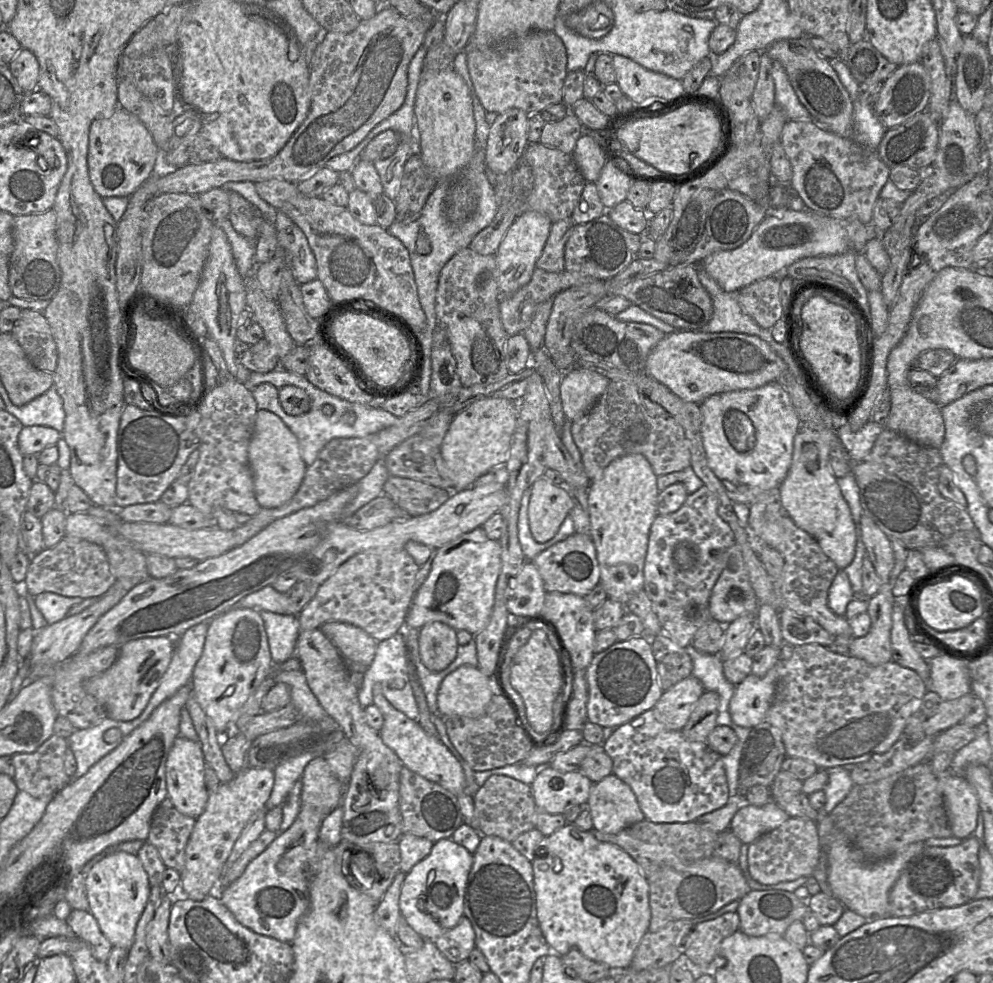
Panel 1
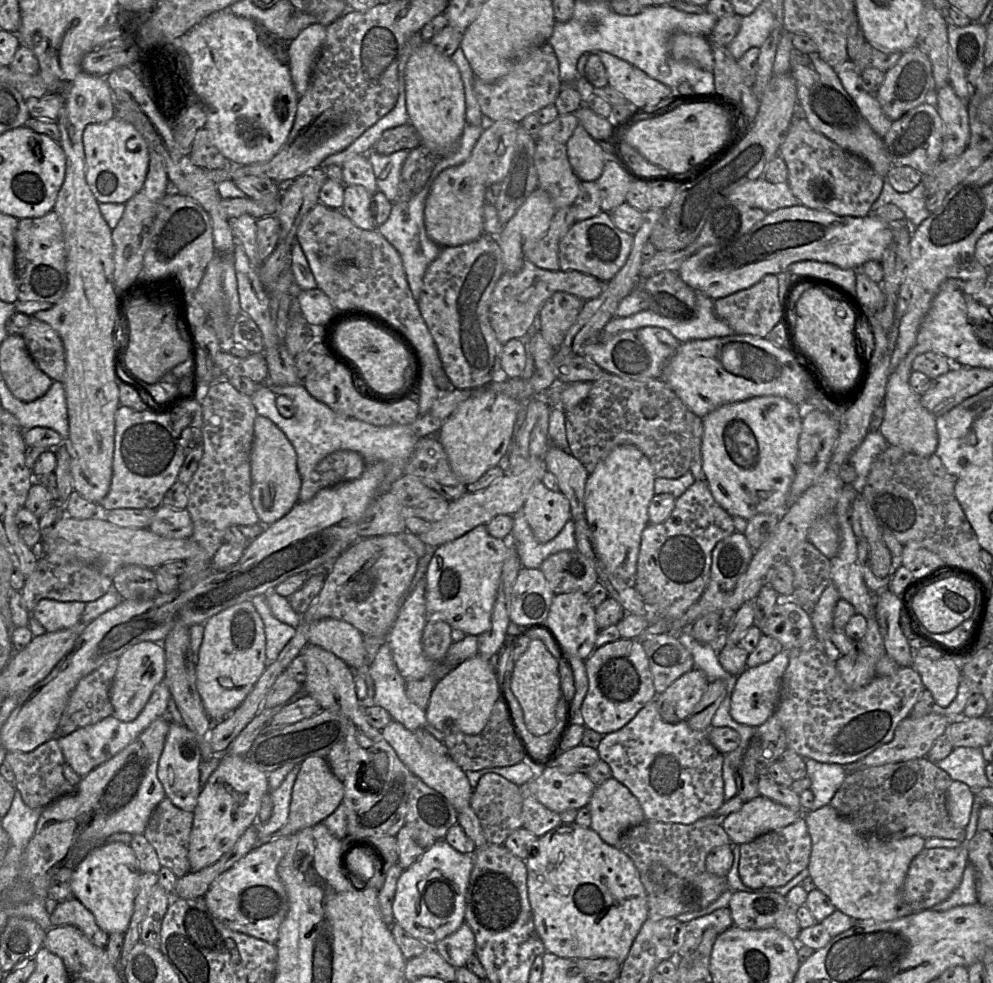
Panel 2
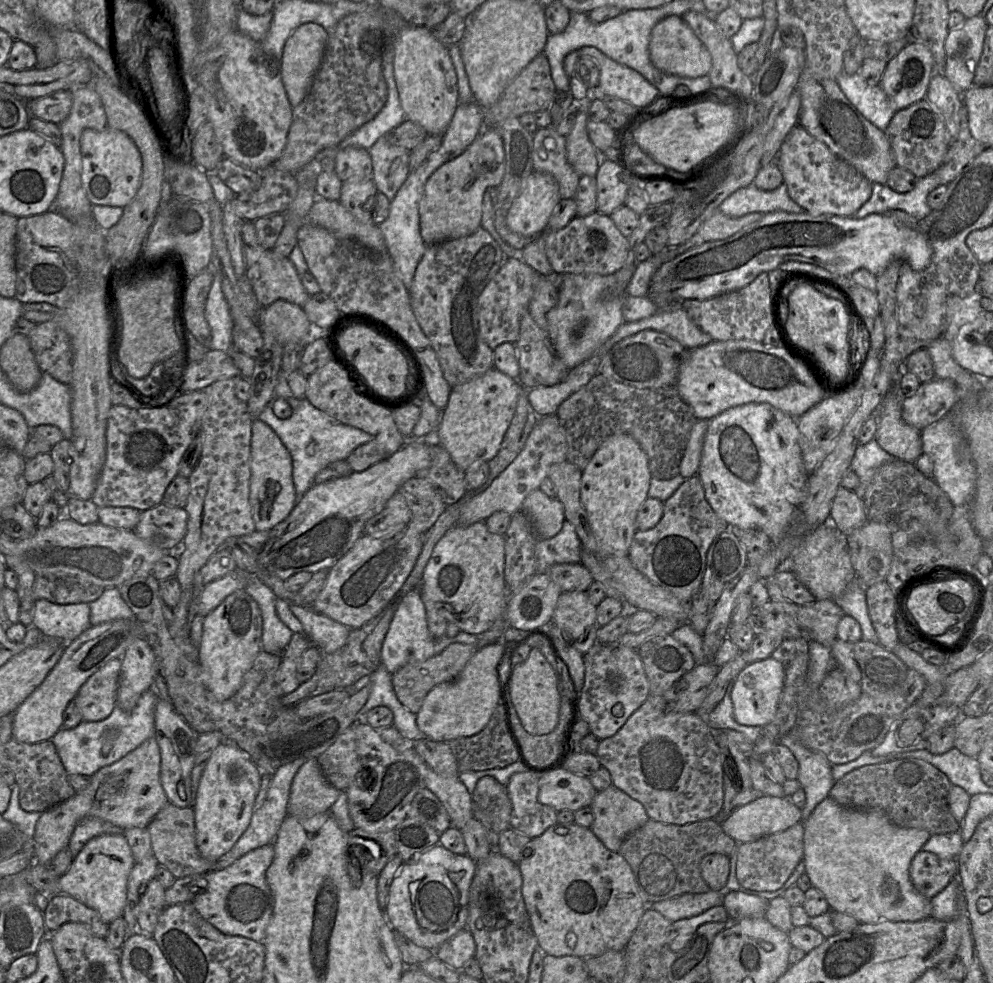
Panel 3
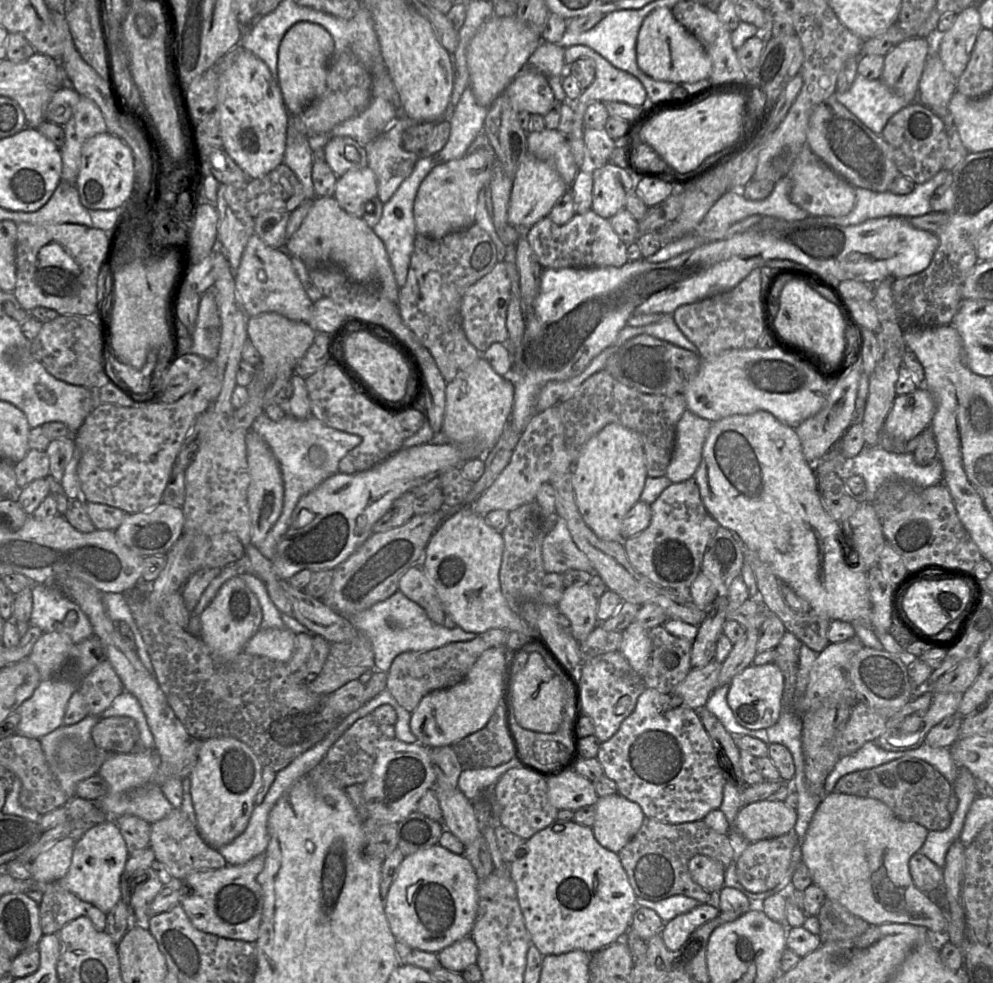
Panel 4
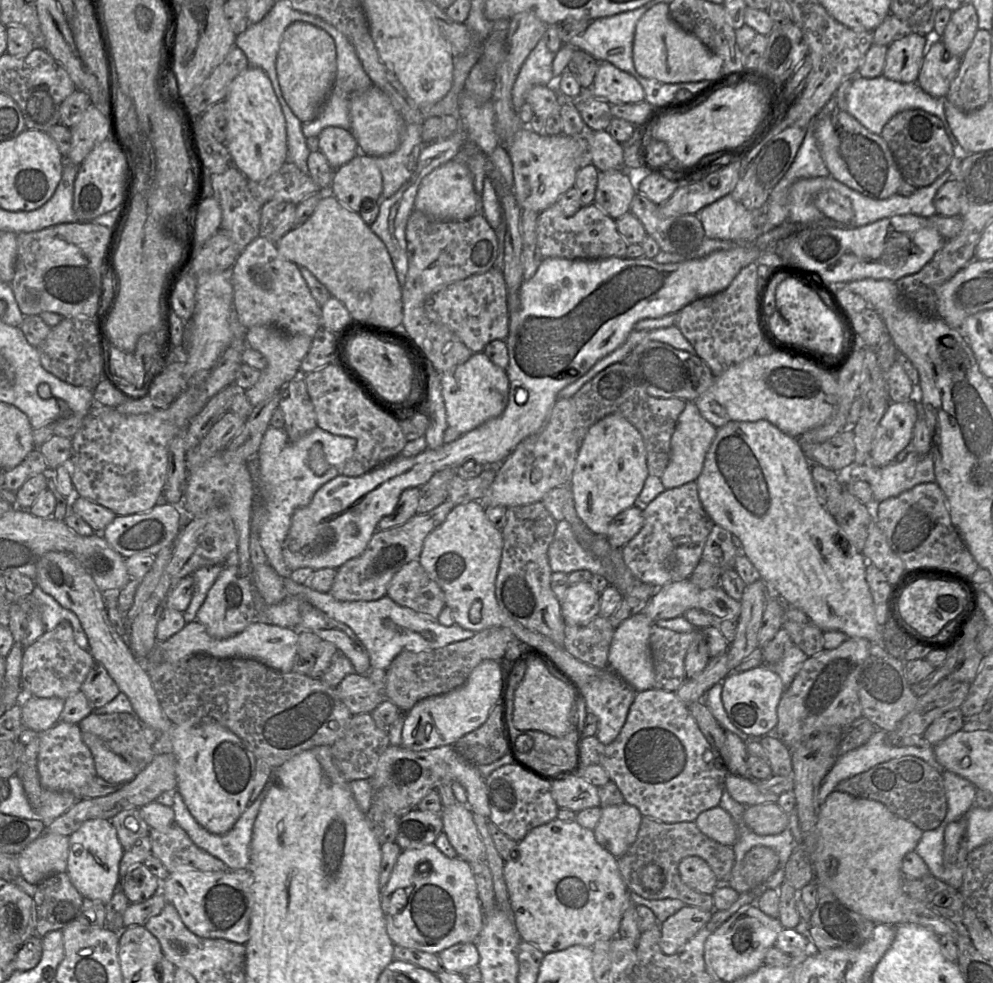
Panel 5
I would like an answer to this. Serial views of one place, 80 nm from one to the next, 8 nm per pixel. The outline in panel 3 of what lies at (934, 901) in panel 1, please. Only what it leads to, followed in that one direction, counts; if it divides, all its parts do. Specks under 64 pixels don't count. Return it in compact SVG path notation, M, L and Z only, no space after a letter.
M920 850L911 861L909 874L915 889L931 900L958 877L958 861Z

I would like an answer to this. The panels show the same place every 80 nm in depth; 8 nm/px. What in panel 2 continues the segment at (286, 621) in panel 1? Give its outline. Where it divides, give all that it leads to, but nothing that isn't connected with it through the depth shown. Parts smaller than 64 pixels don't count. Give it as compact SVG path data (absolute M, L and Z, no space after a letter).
M265 594L251 599L263 624L266 637L265 655L268 662L274 661L296 633L292 626L279 621L270 610Z

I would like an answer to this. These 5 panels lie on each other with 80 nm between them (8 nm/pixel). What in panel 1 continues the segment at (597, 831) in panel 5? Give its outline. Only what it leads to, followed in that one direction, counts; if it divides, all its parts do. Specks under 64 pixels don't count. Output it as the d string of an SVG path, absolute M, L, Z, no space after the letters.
M614 773L593 783L587 807L593 828L606 834L616 834L645 819L631 787Z

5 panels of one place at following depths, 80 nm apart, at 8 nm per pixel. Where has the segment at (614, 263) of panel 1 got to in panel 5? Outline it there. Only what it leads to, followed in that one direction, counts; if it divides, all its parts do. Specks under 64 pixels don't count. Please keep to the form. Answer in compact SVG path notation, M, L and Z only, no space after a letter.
M555 203L538 214L536 231L542 258L568 260L625 258L628 247L618 232L615 220L594 203L581 207L570 217L566 217Z

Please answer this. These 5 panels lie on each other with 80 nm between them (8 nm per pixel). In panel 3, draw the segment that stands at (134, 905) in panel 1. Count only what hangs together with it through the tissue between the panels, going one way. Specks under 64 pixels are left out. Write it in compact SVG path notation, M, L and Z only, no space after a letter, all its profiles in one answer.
M124 834L94 837L74 857L68 871L59 877L58 892L69 895L95 910L101 920L109 925L123 916L128 877L135 863Z

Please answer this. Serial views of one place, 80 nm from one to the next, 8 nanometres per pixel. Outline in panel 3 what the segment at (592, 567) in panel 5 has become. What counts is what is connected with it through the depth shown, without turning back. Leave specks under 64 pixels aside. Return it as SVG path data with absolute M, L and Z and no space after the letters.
M564 521L560 532L552 538L538 538L535 544L536 573L547 573L554 564L580 563L582 545L575 527Z

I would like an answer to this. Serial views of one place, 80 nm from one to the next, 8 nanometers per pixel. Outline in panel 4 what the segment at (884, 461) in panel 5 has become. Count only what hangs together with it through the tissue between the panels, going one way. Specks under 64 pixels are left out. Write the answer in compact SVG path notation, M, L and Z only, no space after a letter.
M920 386L910 394L896 396L882 431L909 442L930 427L935 409L932 394Z

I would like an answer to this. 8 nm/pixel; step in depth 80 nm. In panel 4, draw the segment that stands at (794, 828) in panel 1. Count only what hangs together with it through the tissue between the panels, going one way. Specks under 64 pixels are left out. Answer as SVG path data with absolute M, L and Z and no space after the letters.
M791 830L776 838L750 843L737 862L740 884L753 893L776 887L790 866L798 842L802 840Z

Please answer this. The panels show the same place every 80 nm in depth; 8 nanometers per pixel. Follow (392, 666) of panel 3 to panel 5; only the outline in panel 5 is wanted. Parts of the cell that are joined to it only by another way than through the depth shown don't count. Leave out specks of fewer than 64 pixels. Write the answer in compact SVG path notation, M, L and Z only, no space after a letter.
M290 578L284 579L284 585L288 591L288 595L298 596L305 601L311 603L318 609L325 612L329 617L342 622L349 626L356 636L365 646L370 657L371 668L379 668L386 670L393 659L402 651L423 652L442 648L451 643L466 640L474 637L475 632L462 628L454 623L452 626L443 626L436 619L431 619L414 610L400 606L388 596L384 596L375 601L338 601L330 593L321 593L308 586L308 584L298 584Z

